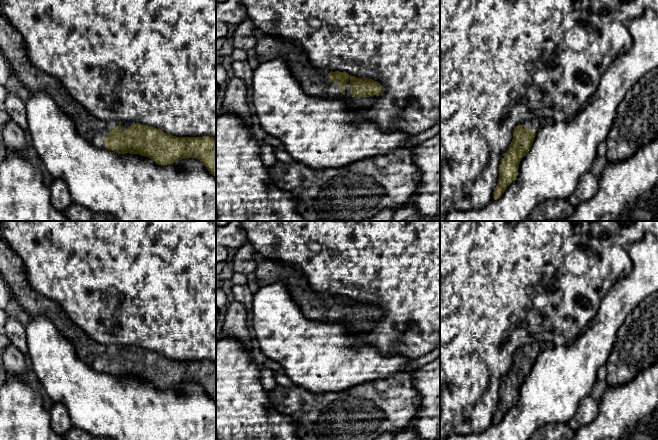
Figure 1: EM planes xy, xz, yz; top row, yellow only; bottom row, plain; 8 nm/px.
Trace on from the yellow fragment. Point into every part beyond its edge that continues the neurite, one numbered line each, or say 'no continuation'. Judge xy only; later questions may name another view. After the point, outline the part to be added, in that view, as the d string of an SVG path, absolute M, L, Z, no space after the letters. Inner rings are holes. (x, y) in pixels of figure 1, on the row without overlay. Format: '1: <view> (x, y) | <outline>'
1: xy (94, 354) | M0 236L0 273L10 292L28 316L31 319L44 317L50 320L60 334L72 343L77 357L95 371L105 373L104 363L119 348L121 349L122 355L125 355L128 350L134 350L136 348L131 345L101 344L90 338L89 335L69 318L57 302L39 294L33 289L27 280L21 258L13 251L2 236Z

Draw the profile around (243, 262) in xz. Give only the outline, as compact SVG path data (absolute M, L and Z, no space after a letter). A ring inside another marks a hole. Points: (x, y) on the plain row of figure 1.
M249 243L239 247L236 255L229 264L228 273L235 272L245 275L254 273L257 266L254 260L255 253L255 249Z

